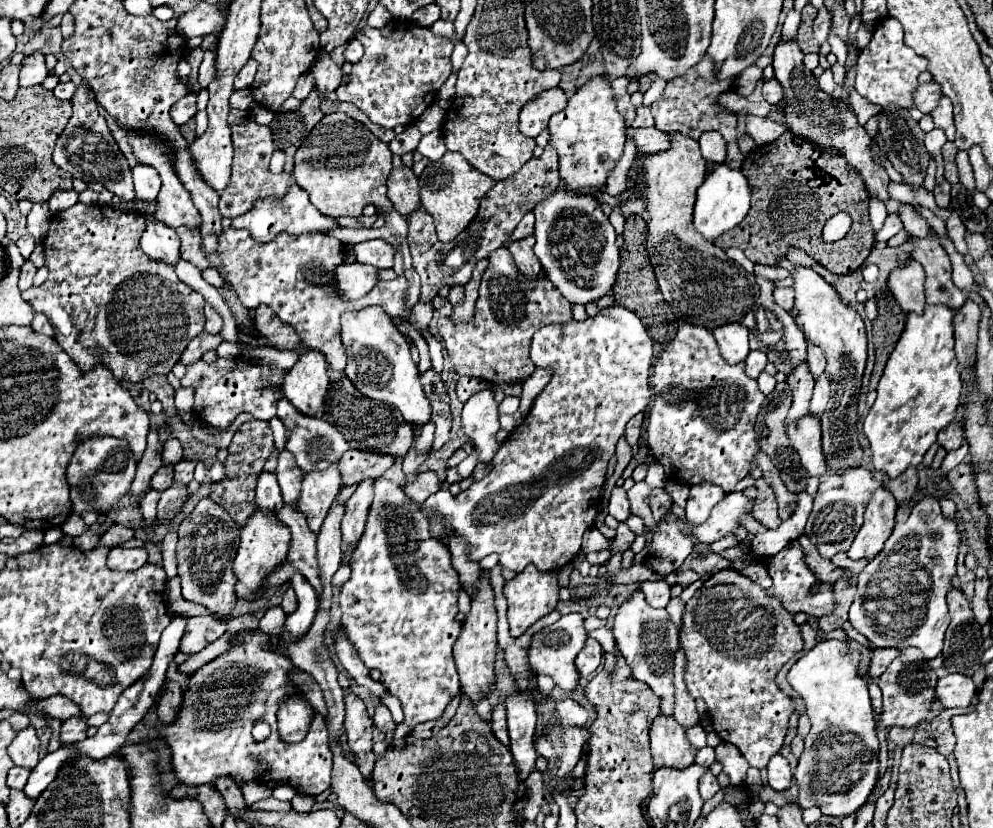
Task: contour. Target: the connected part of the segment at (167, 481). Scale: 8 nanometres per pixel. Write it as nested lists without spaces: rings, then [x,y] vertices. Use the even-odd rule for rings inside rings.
[[[161,466],[151,482],[153,482],[153,490],[157,490],[157,492],[167,490],[173,484],[173,468],[171,466]]]

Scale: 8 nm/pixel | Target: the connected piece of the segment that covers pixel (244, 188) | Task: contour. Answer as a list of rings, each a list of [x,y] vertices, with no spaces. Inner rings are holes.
[[[231,110],[229,114],[231,122],[231,130],[233,130],[233,146],[235,146],[235,156],[233,156],[233,164],[231,164],[231,178],[229,184],[225,186],[225,190],[221,192],[221,200],[219,200],[219,210],[221,216],[241,216],[247,210],[251,210],[253,200],[255,198],[283,198],[285,190],[291,186],[291,174],[273,174],[269,170],[269,160],[271,154],[275,150],[275,142],[271,138],[271,130],[269,126],[259,126],[253,120],[253,112],[249,110]],[[241,120],[241,122],[235,122]]]

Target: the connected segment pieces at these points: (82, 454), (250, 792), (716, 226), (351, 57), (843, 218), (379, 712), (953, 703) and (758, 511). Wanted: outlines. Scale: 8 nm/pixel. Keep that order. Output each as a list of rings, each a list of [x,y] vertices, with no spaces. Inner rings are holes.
[[[91,436],[85,438],[77,444],[69,466],[67,466],[67,484],[71,490],[71,502],[75,512],[85,512],[85,510],[109,510],[119,498],[129,492],[131,482],[135,478],[135,456],[127,444],[125,438],[115,438],[115,436]]]
[[[247,780],[241,784],[241,790],[243,790],[243,796],[245,796],[245,802],[251,806],[253,802],[257,800],[263,800],[263,798],[271,798],[271,788],[257,782],[257,780]]]
[[[719,164],[707,178],[705,182],[699,186],[697,190],[697,204],[695,204],[695,228],[709,240],[715,240],[719,234],[723,234],[725,230],[735,228],[749,212],[749,198],[751,198],[751,190],[749,190],[749,182],[743,176],[741,170],[729,168],[727,164]]]
[[[353,38],[353,40],[347,44],[347,48],[345,48],[345,60],[351,62],[351,64],[355,64],[355,62],[359,62],[359,58],[363,58],[363,46],[361,46],[359,40]]]
[[[841,212],[841,214],[835,214],[833,218],[829,218],[829,222],[825,224],[825,230],[823,230],[823,238],[825,242],[835,242],[835,240],[841,240],[851,228],[851,216]]]
[[[377,704],[377,706],[375,706],[373,722],[375,722],[375,726],[377,726],[381,732],[389,732],[389,730],[395,728],[395,722],[393,722],[393,718],[391,718],[389,708],[383,706],[383,704]]]
[[[949,674],[937,682],[935,698],[943,704],[943,708],[967,708],[973,704],[977,688],[971,678],[963,674]]]
[[[759,478],[755,482],[757,488],[757,500],[755,500],[755,508],[753,508],[753,516],[765,526],[765,528],[777,528],[781,524],[781,518],[777,516],[777,500],[775,500],[775,492],[773,488]]]

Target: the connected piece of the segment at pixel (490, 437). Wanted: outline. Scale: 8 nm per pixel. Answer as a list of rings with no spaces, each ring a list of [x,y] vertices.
[[[481,390],[465,402],[461,424],[479,452],[479,460],[491,462],[499,450],[499,442],[495,440],[499,430],[499,414],[497,402],[493,400],[493,390]]]

